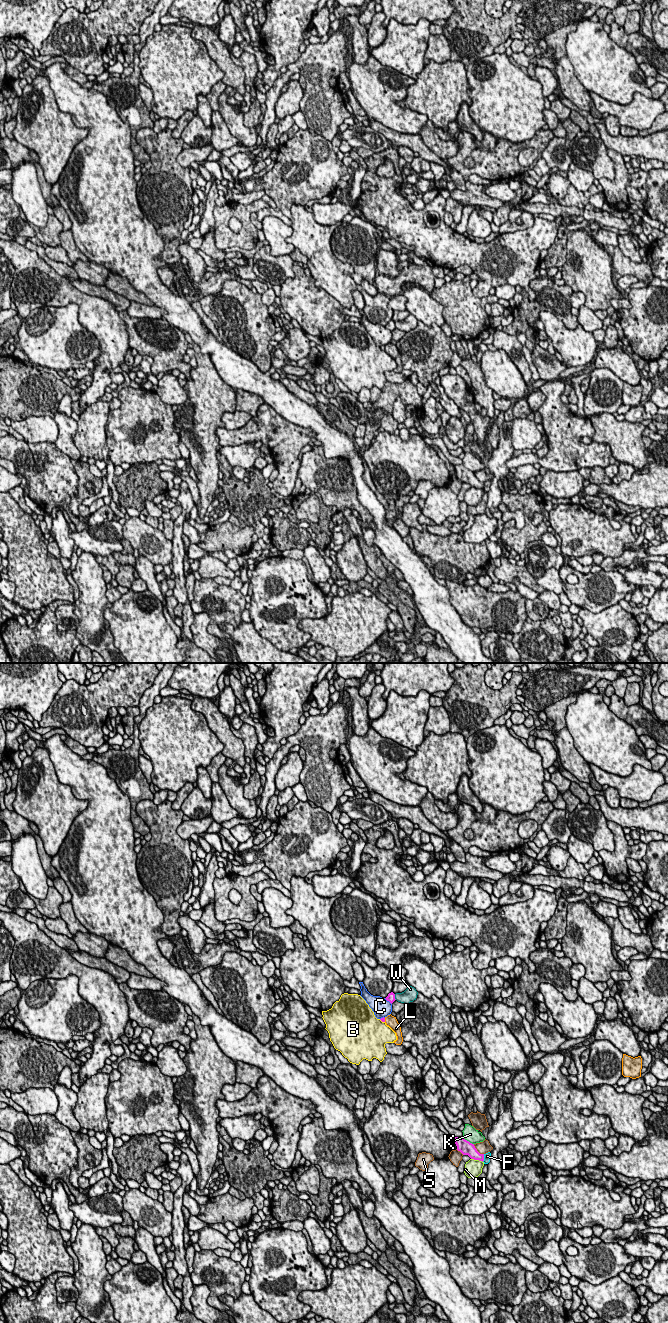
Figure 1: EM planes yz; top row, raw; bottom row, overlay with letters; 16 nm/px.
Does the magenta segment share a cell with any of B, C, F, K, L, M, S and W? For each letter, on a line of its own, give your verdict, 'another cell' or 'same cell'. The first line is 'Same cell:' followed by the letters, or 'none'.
Same cell: none
B: another cell
C: another cell
F: another cell
K: another cell
L: another cell
M: another cell
S: another cell
W: another cell

